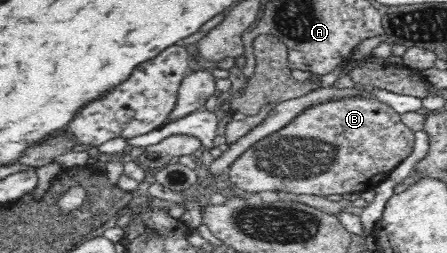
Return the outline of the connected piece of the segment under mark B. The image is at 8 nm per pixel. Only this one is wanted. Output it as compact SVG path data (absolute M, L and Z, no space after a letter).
M346 96L314 104L300 112L284 128L262 137L246 149L227 168L229 180L240 190L246 190L247 194L273 190L326 197L328 194L366 192L381 183L413 151L415 132L400 120L400 114L376 96Z

